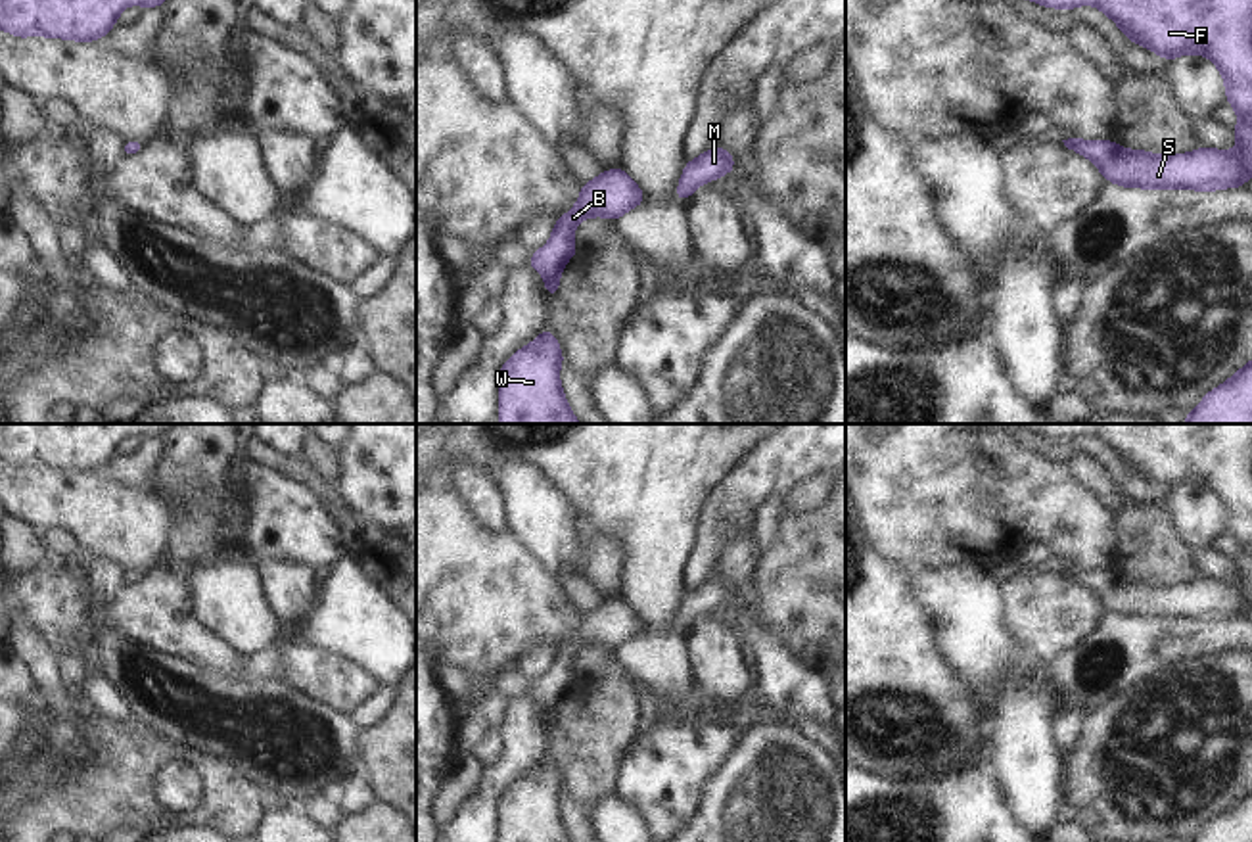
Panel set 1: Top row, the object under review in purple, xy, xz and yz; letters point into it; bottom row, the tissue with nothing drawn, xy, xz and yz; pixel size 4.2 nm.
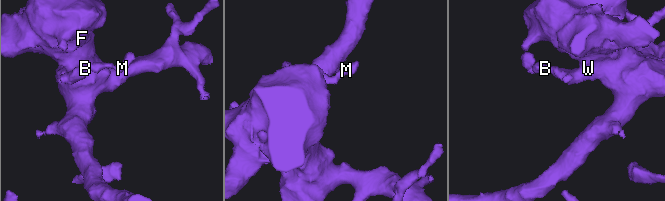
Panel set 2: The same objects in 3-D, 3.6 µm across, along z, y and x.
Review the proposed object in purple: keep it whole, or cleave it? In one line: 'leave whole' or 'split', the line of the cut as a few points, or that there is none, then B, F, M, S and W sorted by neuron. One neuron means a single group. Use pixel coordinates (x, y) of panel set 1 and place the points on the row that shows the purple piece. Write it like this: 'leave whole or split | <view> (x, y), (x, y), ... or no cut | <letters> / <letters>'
leave whole | no cut | B F M S W

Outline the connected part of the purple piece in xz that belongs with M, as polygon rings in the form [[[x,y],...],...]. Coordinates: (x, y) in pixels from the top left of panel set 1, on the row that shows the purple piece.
[[[715,144],[711,150],[690,159],[681,175],[675,198],[686,201],[700,184],[709,184],[711,180],[730,175],[734,171],[734,155]]]

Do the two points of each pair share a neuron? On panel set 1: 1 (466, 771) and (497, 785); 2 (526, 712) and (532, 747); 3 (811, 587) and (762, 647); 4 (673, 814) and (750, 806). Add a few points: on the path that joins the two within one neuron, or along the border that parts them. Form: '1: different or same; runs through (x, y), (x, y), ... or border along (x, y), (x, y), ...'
1: different; border along (484, 768), (480, 785), (455, 816)
2: same; runs through (526, 720), (526, 739)
3: different; border along (744, 612), (779, 630), (787, 643), (806, 660)
4: different; border along (718, 771), (708, 781), (702, 804), (689, 821)

